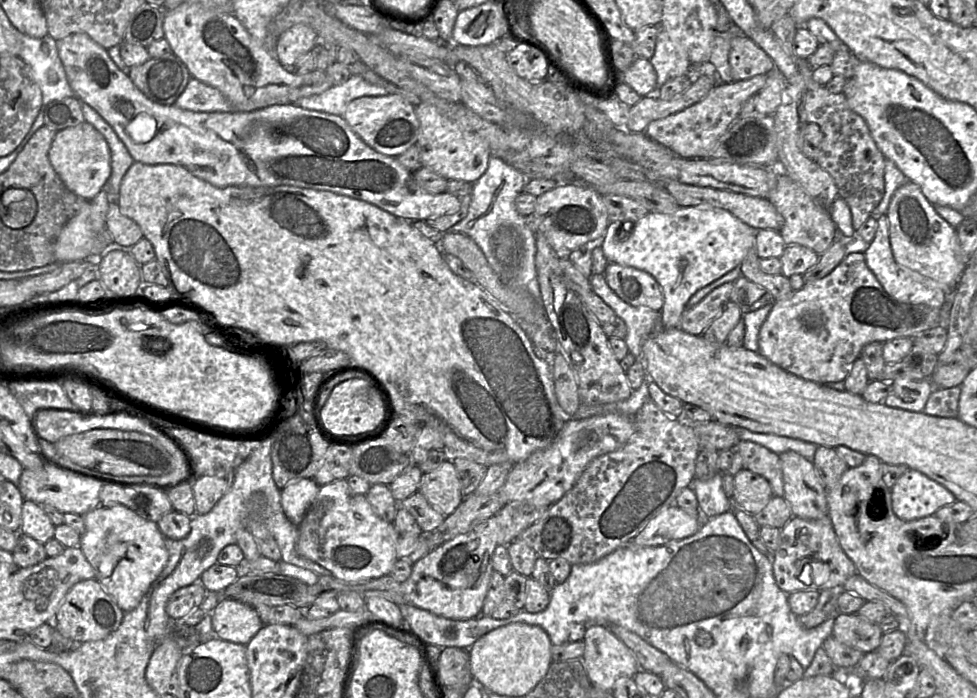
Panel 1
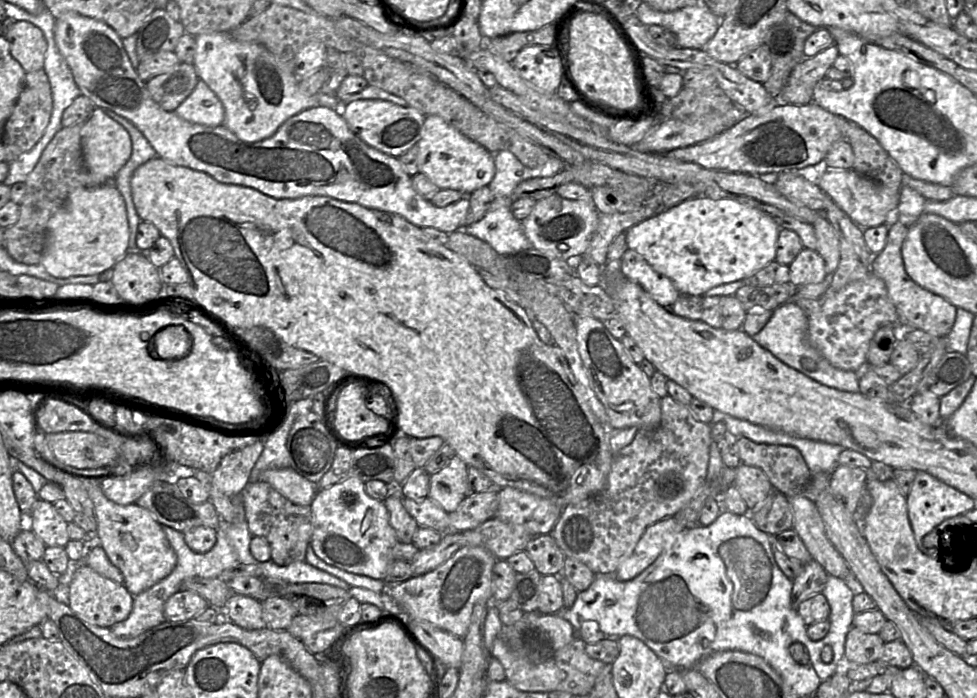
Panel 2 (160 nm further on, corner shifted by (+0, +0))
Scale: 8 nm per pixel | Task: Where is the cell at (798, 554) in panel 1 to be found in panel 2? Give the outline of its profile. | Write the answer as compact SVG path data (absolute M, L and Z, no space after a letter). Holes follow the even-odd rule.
M814 559L805 563L802 573L793 579L791 592L793 609L796 610L811 595L820 593L825 587L827 577L826 571Z

